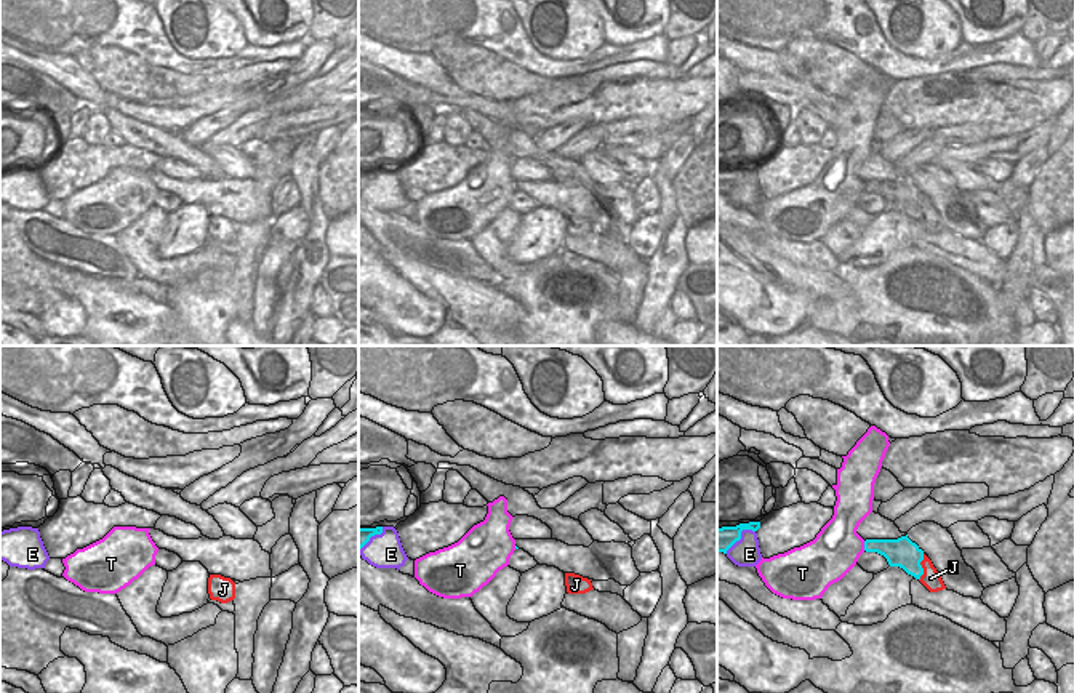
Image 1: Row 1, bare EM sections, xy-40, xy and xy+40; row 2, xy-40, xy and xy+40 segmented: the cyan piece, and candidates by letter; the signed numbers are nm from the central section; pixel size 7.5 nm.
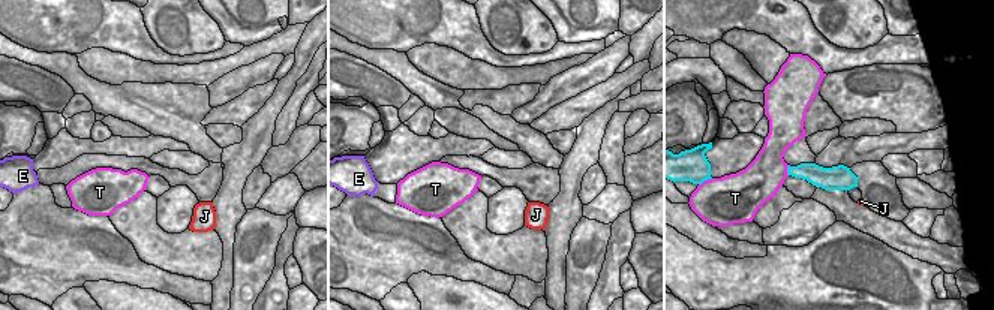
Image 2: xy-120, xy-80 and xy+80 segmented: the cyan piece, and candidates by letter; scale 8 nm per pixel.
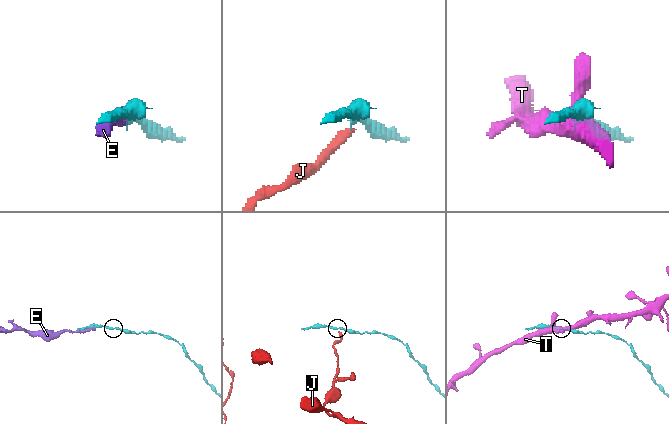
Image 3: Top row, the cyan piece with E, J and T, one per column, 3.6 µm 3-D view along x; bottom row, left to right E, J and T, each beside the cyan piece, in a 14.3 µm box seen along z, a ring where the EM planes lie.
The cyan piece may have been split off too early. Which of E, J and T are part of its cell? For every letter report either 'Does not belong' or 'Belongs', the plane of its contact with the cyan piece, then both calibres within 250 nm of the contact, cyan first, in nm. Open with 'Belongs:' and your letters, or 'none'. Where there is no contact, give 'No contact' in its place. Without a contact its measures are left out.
Belongs: none
E: Does not belong. Touches cyan in xy+40. Thickness 190 nm (cyan) against 220 nm
J: Does not belong. Touches cyan in xy+40. Thickness 220 nm (cyan) against 140 nm
T: Does not belong. Touches cyan in xy+40. Thickness 190 nm (cyan) against 360 nm.

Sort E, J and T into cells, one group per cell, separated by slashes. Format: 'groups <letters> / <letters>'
groups E / J / T

